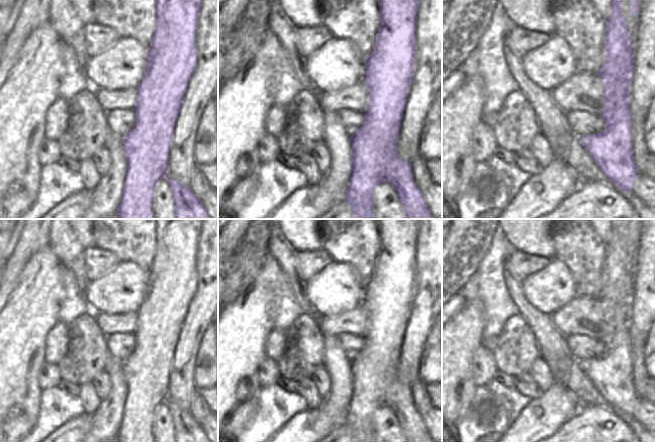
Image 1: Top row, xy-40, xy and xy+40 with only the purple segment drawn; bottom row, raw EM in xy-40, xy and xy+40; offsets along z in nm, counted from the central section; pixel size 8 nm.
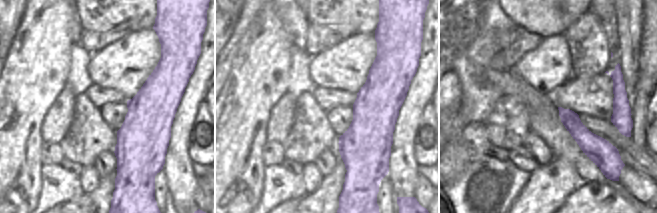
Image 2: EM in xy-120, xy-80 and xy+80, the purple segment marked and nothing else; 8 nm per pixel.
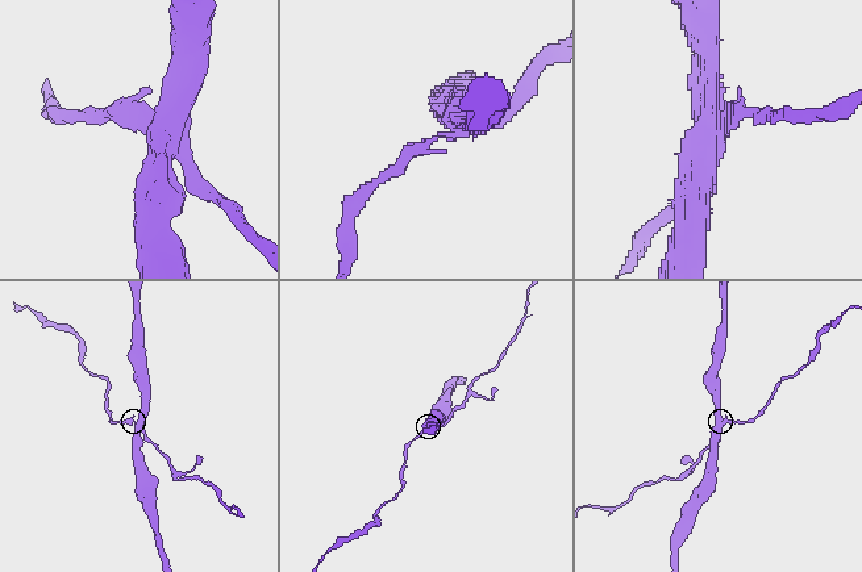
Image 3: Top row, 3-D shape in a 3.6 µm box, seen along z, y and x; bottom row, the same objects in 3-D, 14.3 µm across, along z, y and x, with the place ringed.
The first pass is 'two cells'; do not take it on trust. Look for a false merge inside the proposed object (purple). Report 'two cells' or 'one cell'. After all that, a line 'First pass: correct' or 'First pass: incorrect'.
two cells
First pass: correct

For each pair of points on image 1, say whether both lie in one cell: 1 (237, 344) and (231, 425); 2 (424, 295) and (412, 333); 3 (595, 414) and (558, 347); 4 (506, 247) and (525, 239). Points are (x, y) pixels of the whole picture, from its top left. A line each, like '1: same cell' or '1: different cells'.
1: same cell
2: same cell
3: different cells
4: different cells

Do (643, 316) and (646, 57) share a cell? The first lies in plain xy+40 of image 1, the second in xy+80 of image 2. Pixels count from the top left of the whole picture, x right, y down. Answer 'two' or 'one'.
one

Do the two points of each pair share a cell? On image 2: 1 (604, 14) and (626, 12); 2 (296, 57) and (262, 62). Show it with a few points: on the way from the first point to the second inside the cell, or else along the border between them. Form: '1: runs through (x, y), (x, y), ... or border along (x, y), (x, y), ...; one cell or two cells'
1: border along (614, 10), (618, 36); two cells
2: border along (293, 45), (291, 48), (288, 81); two cells

